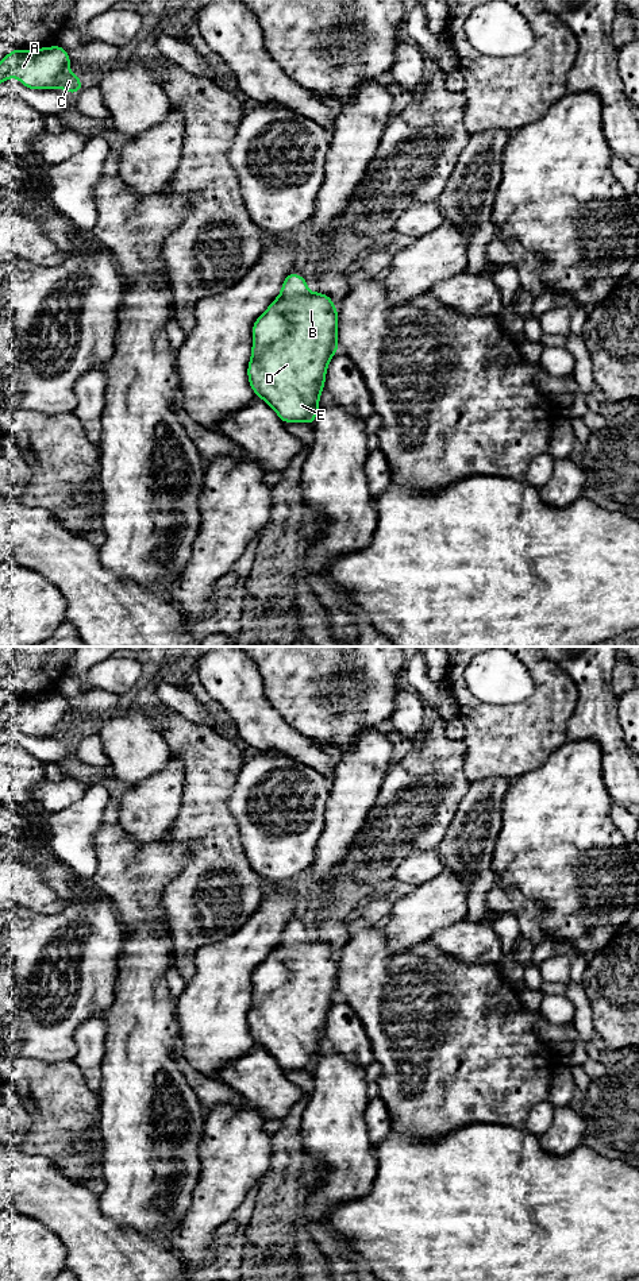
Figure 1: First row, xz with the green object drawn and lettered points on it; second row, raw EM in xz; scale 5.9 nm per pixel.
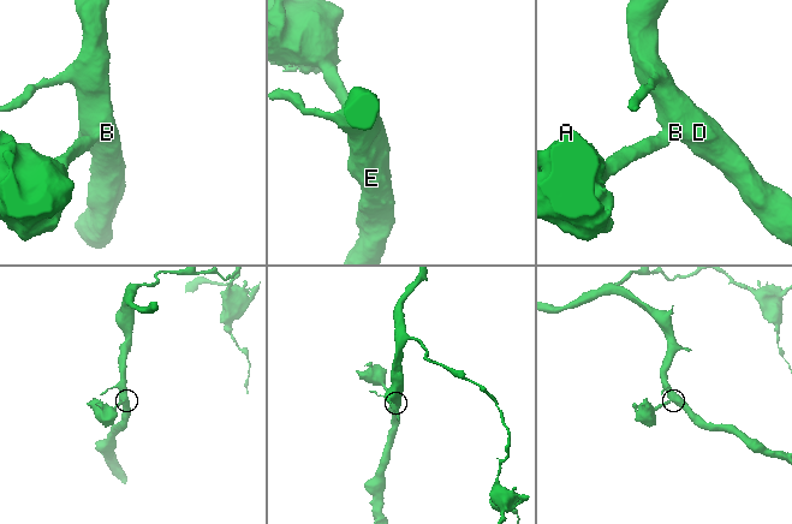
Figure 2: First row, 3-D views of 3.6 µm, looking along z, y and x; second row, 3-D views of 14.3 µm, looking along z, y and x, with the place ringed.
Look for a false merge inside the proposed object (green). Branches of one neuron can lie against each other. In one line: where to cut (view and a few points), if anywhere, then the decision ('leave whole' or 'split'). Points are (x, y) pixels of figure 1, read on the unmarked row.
cut none; leave whole

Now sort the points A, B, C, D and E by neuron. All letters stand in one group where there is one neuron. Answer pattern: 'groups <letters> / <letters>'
groups A B C D E

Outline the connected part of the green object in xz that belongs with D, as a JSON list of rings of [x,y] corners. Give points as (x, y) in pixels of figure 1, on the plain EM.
[[[289,921],[280,944],[254,969],[249,1030],[257,1045],[273,1056],[282,1070],[313,1072],[324,1038],[328,1011],[338,998],[338,958],[323,941],[309,939],[308,929]]]

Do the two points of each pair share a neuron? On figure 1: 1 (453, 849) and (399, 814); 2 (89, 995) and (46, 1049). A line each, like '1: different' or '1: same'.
1: different
2: same

